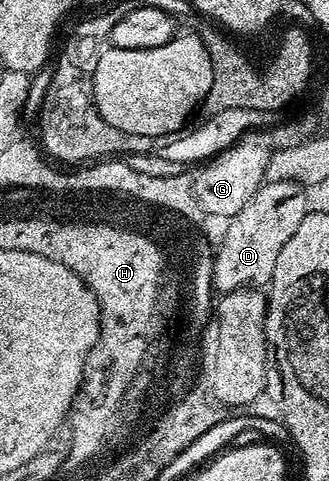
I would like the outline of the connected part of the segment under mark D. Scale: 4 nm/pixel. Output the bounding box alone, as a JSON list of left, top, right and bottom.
[211,181,307,292]

